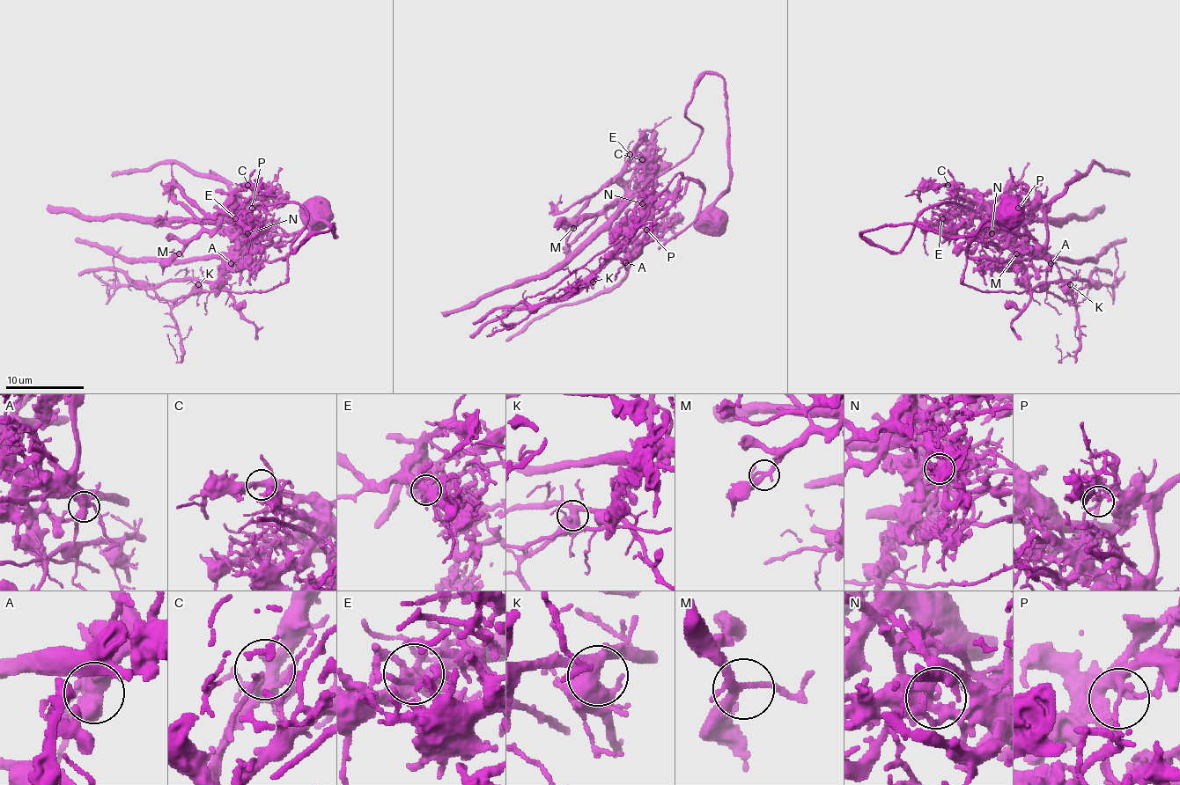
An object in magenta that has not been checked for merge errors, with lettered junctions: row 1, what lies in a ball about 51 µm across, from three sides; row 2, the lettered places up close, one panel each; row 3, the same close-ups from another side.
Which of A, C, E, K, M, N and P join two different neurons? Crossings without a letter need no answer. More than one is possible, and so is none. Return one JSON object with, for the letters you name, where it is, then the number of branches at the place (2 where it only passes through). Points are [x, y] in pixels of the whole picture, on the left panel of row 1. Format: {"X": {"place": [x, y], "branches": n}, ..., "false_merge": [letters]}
{"A": {"place": [231, 263], "branches": 4}, "N": {"place": [247, 233], "branches": 5}, "P": {"place": [252, 208], "branches": 4}, "false_merge": ["A", "N", "P"]}

